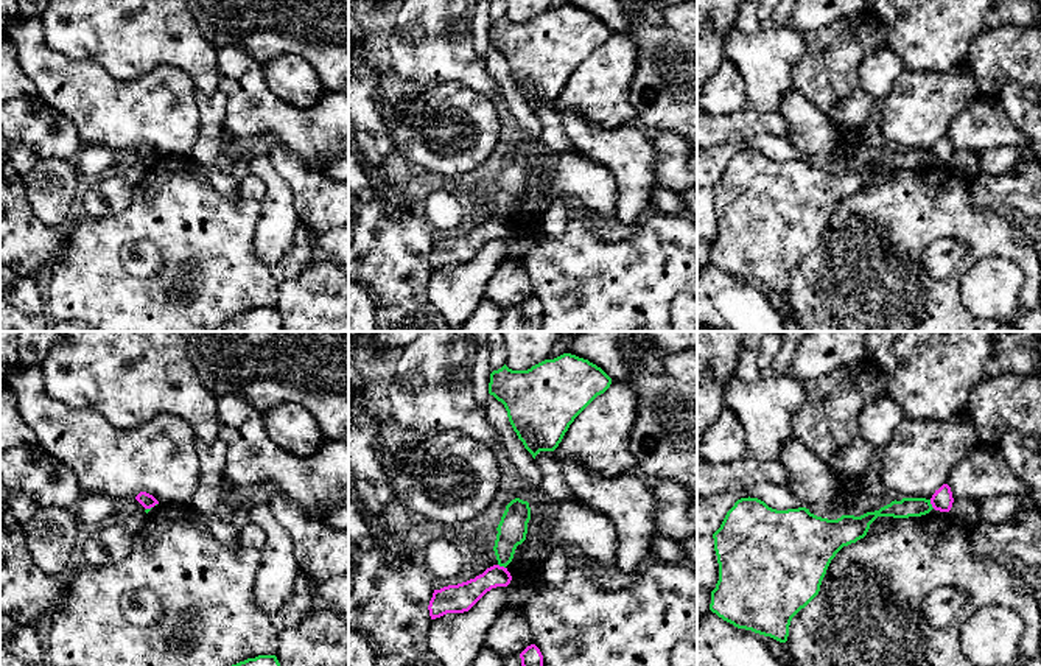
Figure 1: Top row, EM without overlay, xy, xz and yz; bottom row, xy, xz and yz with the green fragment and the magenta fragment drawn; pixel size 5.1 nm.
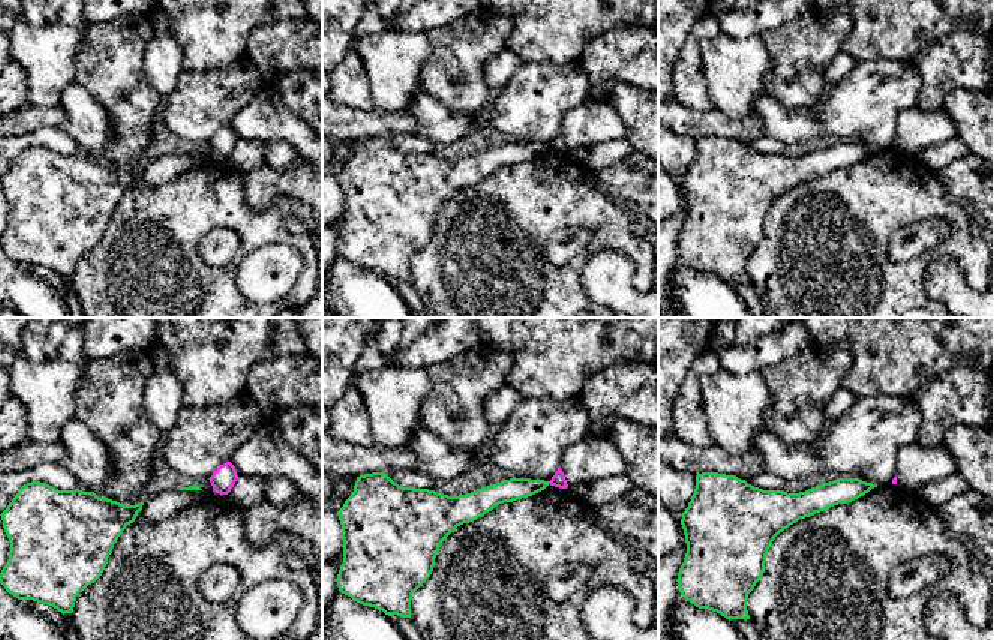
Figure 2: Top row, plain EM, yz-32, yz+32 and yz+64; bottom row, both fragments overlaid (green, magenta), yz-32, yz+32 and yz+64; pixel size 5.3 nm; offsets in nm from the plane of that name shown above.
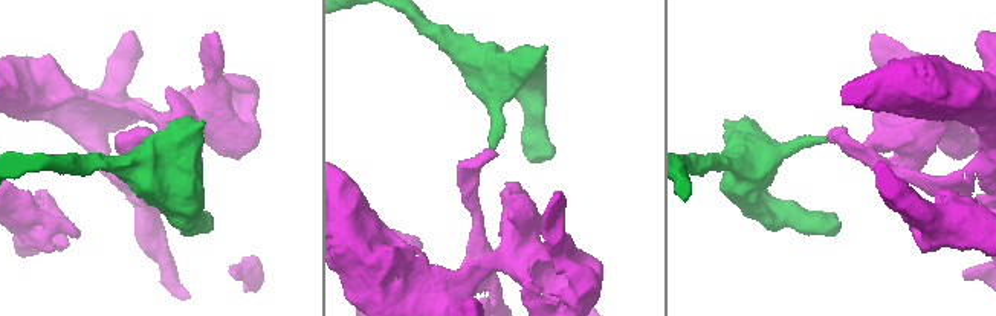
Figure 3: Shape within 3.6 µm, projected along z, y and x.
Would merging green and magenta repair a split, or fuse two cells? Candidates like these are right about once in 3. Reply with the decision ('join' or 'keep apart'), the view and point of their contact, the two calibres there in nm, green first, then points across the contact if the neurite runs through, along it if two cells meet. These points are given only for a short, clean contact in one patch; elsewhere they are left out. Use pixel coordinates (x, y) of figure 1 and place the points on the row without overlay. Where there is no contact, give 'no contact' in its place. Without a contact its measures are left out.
keep apart; meets green in yz at (931, 156); 100 nm thick on the green side, 110 nm on the other; border along yz (929, 151), (934, 159)

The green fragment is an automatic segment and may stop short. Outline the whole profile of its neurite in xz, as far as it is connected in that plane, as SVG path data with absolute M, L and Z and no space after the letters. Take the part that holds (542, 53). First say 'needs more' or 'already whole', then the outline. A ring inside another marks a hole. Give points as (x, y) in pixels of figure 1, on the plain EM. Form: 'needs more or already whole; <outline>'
already whole; M563 5L528 22L512 22L504 16L490 25L489 45L504 56L513 82L535 110L540 103L554 103L574 70L610 36L612 30L601 19Z

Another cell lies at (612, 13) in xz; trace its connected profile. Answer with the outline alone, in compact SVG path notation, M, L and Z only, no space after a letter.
M568 0L568 5L596 16L612 30L612 33L626 31L632 20L622 0Z

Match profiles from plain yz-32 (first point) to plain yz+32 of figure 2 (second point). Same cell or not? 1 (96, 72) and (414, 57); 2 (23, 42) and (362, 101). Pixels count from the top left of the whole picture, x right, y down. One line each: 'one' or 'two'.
1: two
2: two

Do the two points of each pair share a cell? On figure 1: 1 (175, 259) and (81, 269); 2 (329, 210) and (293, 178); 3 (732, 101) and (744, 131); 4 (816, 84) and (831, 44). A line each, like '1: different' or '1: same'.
1: same
2: same
3: different
4: same

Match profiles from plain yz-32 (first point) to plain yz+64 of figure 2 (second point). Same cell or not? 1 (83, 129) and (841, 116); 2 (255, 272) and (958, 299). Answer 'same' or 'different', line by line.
1: same
2: same

